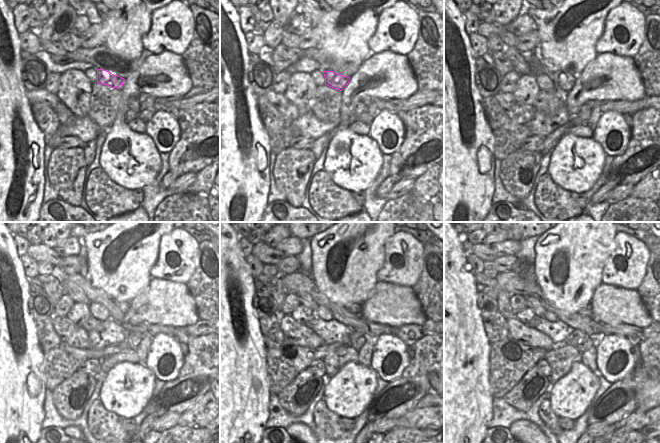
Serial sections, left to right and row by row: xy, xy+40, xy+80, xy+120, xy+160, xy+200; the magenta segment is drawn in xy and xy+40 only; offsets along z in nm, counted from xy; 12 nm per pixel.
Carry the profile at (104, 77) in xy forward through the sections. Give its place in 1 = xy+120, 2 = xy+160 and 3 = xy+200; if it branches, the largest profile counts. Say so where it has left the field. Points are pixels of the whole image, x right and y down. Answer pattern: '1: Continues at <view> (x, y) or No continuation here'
1: Continues at xy+120 (123, 305)
2: Continues at xy+160 (354, 308)
3: Continues at xy+200 (587, 310)

